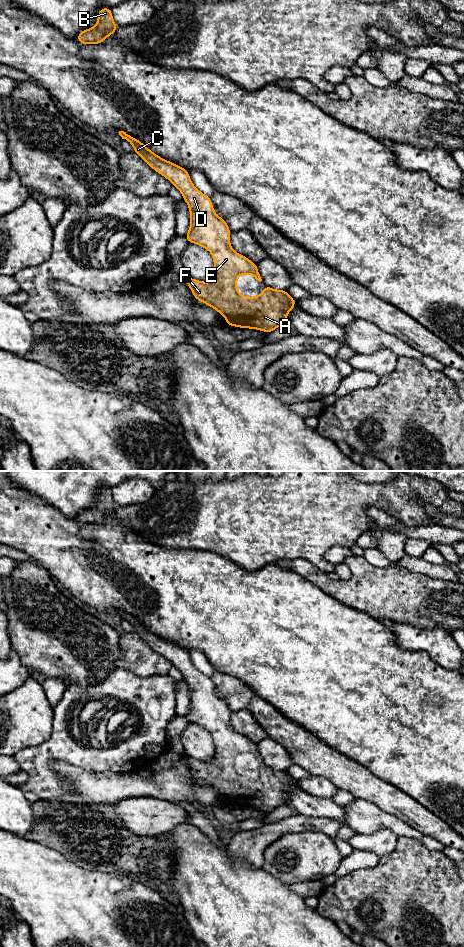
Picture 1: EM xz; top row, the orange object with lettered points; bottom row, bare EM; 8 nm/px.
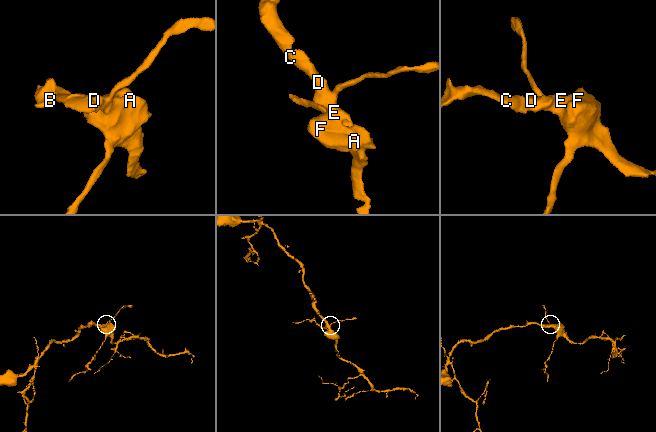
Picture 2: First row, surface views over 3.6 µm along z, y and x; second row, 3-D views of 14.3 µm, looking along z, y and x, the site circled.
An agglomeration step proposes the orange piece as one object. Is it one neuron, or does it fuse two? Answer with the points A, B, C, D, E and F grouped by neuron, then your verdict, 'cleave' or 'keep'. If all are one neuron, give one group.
groups A B C D E F; keep

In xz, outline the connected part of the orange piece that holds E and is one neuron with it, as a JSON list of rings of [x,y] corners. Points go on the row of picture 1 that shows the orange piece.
[[[124,131],[118,133],[122,139],[130,142],[134,152],[152,169],[182,193],[190,211],[190,228],[185,238],[212,254],[215,274],[211,282],[202,282],[185,275],[185,282],[194,298],[223,315],[229,326],[261,330],[268,334],[284,325],[296,300],[286,290],[276,290],[267,285],[263,293],[256,297],[239,293],[237,278],[240,275],[250,274],[262,281],[257,264],[232,249],[227,222],[215,214],[211,198],[193,185],[189,172],[162,159],[130,134]]]

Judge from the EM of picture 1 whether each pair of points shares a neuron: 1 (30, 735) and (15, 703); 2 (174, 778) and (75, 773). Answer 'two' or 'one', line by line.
1: one
2: one

